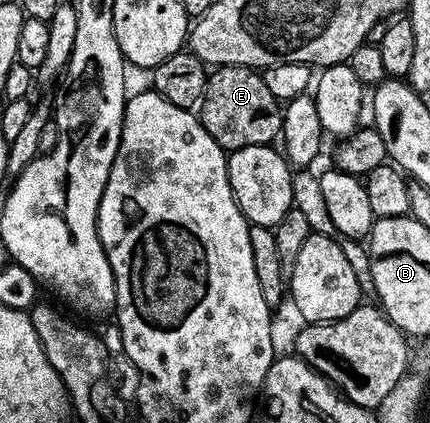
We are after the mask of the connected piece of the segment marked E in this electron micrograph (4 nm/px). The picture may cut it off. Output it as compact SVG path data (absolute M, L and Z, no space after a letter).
M221 65L209 72L198 116L211 138L228 153L242 147L273 144L284 128L281 102L270 95L263 76L245 65Z

